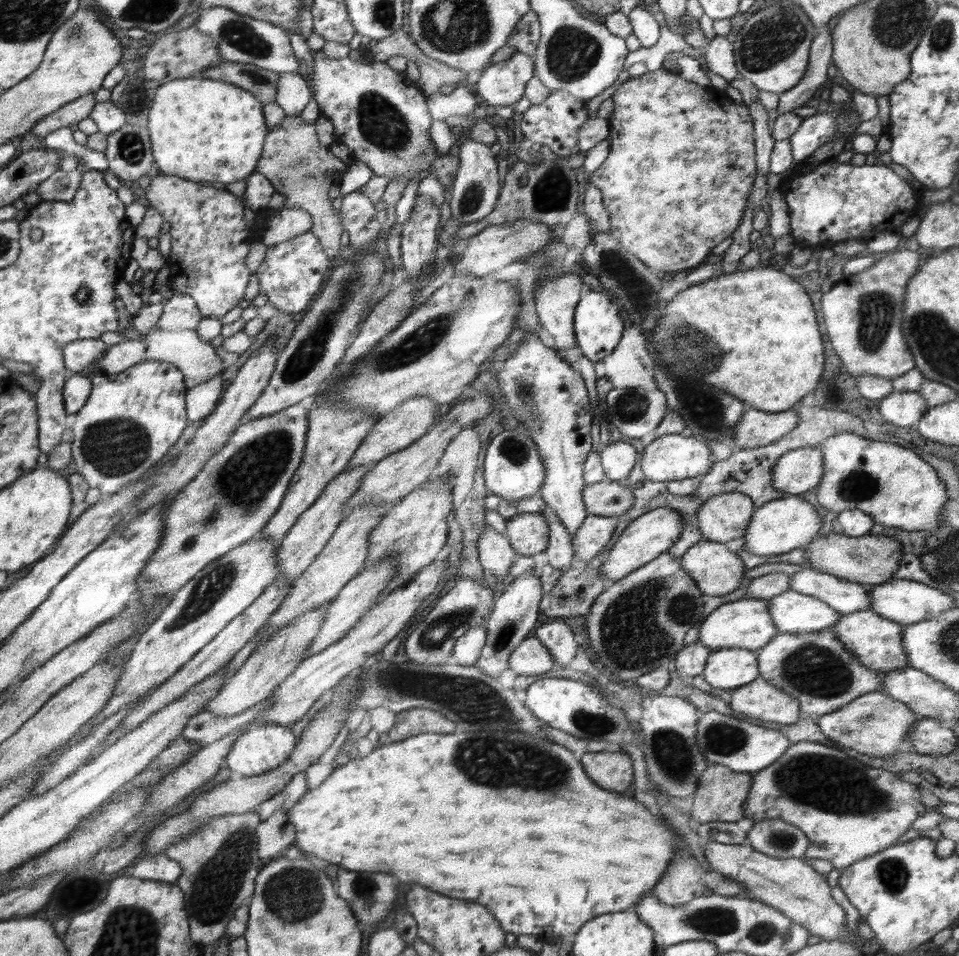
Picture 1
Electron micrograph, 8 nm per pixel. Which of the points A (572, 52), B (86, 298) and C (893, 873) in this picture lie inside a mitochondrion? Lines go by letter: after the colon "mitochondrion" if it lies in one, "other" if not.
A: mitochondrion
B: other
C: mitochondrion

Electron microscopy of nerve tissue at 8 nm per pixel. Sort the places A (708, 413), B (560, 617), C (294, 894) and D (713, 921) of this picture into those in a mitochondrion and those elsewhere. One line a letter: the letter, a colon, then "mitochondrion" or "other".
A: mitochondrion
B: other
C: mitochondrion
D: mitochondrion

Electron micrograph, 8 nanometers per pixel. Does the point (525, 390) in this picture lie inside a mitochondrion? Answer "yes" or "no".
yes

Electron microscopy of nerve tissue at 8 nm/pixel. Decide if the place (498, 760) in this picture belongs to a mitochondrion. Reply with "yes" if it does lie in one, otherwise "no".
yes

